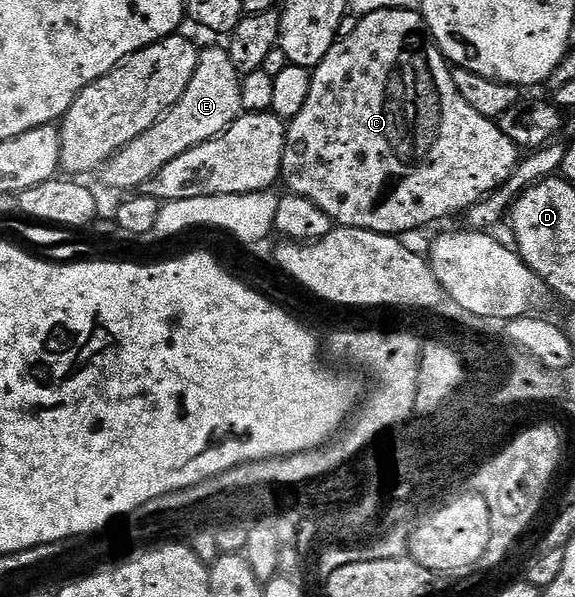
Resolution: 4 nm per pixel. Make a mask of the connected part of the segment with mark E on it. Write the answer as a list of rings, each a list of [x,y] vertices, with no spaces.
[[[203,48],[198,54],[196,71],[192,75],[192,83],[188,83],[188,91],[180,95],[178,102],[163,113],[151,129],[132,139],[132,143],[128,143],[102,166],[100,176],[103,183],[110,189],[141,190],[142,185],[148,183],[152,175],[168,167],[176,155],[184,155],[184,151],[220,136],[244,112],[240,103],[241,82],[242,77],[236,67],[232,67],[232,59],[225,48]]]

